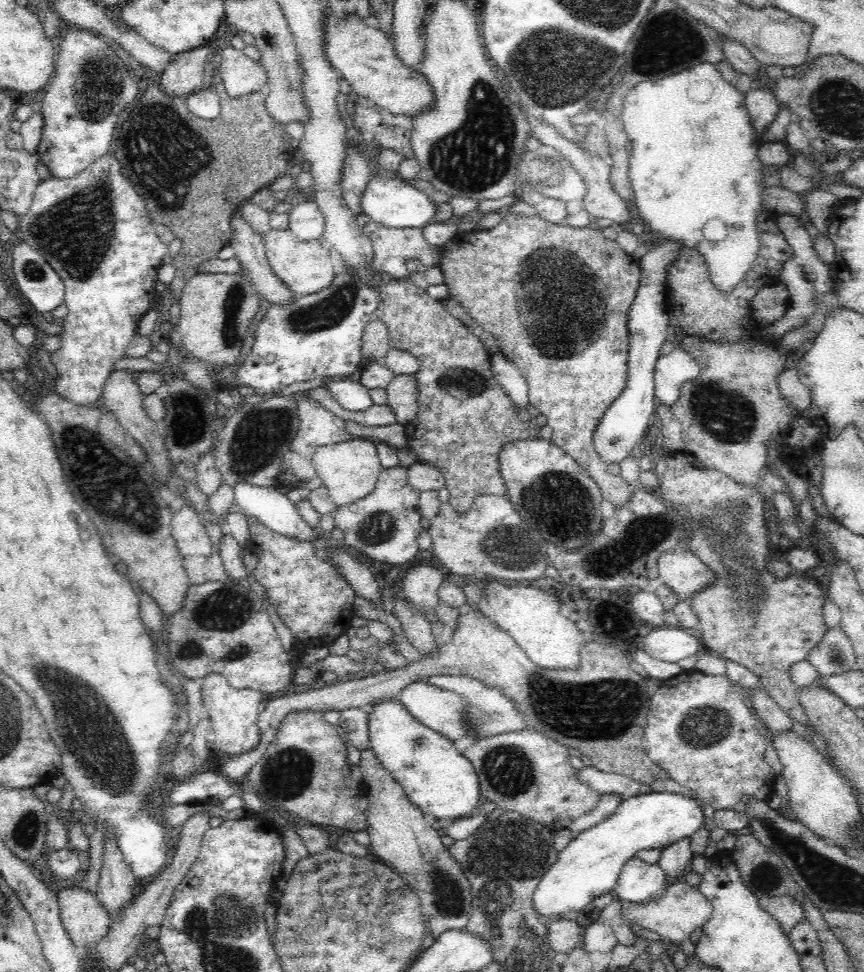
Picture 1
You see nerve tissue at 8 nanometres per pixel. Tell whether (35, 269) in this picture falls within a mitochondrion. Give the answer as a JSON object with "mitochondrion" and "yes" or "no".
{"mitochondrion":"yes"}

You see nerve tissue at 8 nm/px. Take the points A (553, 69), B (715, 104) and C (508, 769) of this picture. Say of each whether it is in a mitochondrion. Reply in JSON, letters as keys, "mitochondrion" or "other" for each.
{"A":"mitochondrion","B":"other","C":"mitochondrion"}

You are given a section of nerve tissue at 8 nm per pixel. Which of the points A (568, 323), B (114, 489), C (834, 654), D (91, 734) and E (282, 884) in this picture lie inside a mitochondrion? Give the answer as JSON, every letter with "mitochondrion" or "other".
{"A":"mitochondrion","B":"mitochondrion","C":"mitochondrion","D":"mitochondrion","E":"other"}

